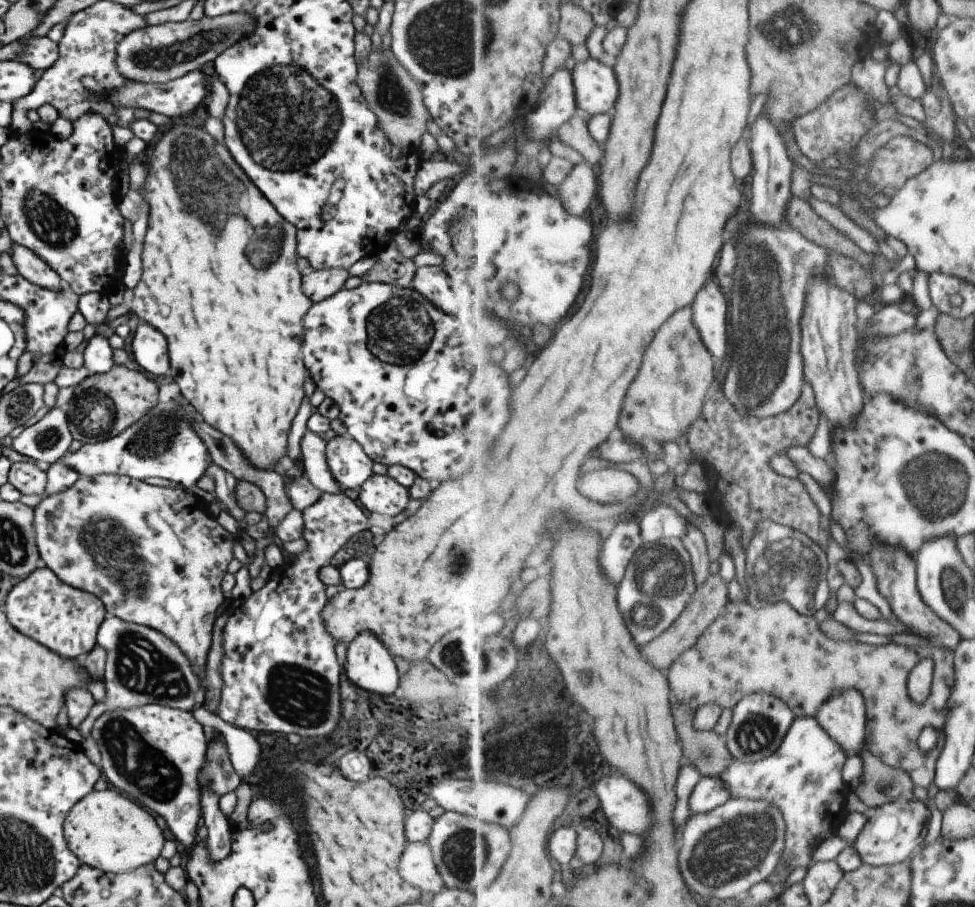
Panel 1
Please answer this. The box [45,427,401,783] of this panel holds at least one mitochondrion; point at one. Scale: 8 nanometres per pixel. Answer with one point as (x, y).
(111, 548)

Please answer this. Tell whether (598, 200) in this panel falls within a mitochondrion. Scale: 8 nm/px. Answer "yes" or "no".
no

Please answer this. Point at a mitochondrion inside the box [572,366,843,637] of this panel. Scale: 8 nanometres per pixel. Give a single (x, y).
(787, 566)

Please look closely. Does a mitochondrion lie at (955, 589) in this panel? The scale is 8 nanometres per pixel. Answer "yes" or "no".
yes

